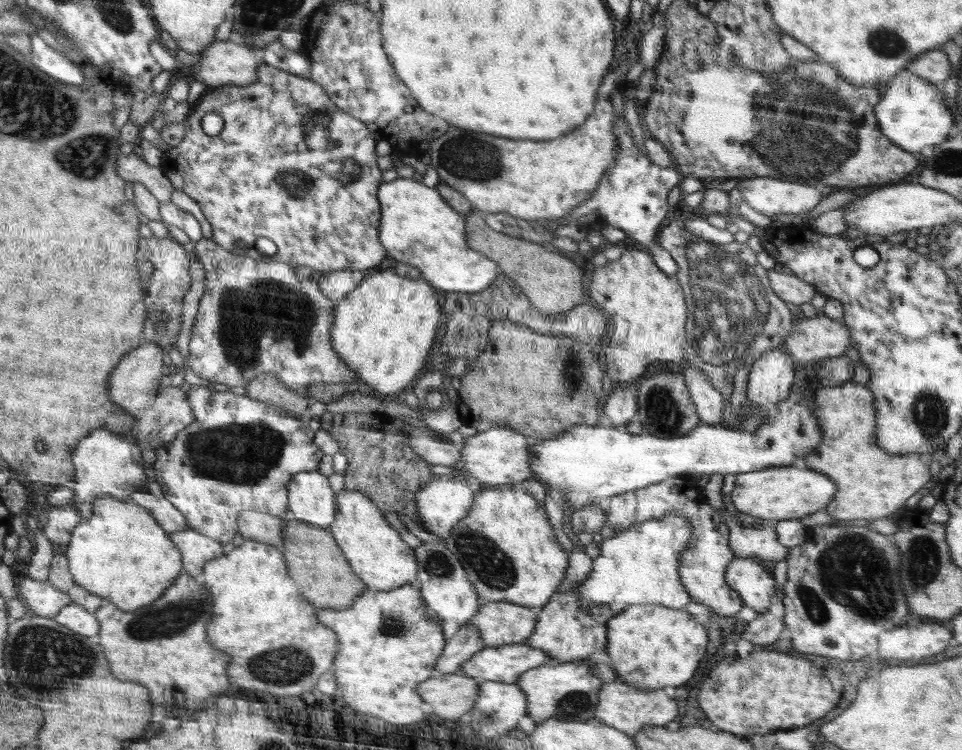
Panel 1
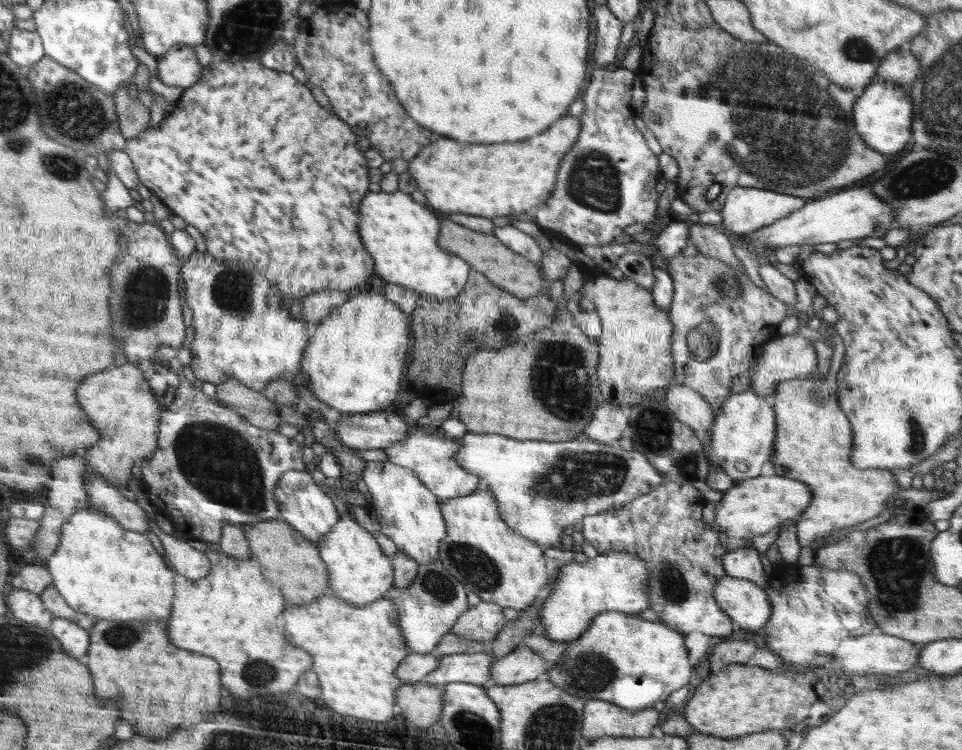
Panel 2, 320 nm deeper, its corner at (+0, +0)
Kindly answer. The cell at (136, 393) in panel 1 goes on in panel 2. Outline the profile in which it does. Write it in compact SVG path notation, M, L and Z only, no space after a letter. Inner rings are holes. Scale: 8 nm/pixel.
M126 363L123 366L103 370L80 386L80 404L91 417L92 425L102 436L97 443L83 451L88 467L107 479L118 489L129 487L132 466L136 460L151 457L159 444L159 422L162 407L144 377L144 366Z

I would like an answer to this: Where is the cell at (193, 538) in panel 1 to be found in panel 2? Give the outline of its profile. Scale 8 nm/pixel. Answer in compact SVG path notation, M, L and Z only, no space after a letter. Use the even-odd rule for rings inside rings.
M154 529L154 534L161 540L173 569L178 570L181 576L195 581L207 577L211 572L209 553L203 553L190 546L187 541L177 539L162 530Z

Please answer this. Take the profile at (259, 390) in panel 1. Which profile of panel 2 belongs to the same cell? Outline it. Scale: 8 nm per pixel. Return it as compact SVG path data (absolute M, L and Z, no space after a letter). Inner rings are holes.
M228 378L226 382L215 385L211 389L221 404L231 407L254 426L265 430L274 430L280 426L276 406L272 404L272 399L266 400L266 395L262 396L262 391L254 400L254 390L245 387L235 378Z

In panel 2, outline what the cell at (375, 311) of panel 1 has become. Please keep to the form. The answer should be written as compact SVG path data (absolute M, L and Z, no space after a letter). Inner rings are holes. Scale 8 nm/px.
M360 294L344 306L332 310L330 316L323 318L315 329L314 336L307 346L303 358L303 370L296 380L315 396L320 402L328 404L338 412L377 412L390 406L400 390L400 378L404 370L404 360L408 354L410 342L410 320L400 312L402 308L391 299L386 300L378 294Z

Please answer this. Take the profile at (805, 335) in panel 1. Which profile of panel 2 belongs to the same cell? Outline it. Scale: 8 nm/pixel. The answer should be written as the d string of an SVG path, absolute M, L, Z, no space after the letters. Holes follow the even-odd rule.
M797 334L779 336L763 345L761 356L757 360L758 370L751 377L749 387L760 396L766 396L770 388L774 388L783 380L792 378L809 378L817 370L817 352L812 340Z

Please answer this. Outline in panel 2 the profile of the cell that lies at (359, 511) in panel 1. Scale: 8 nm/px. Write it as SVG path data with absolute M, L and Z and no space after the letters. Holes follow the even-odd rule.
M349 515L340 518L331 532L317 544L320 555L331 572L328 594L355 603L356 606L364 606L387 596L388 590L394 586L392 574L395 572L392 572L393 564L390 564L390 558L382 554L372 534L360 528Z

